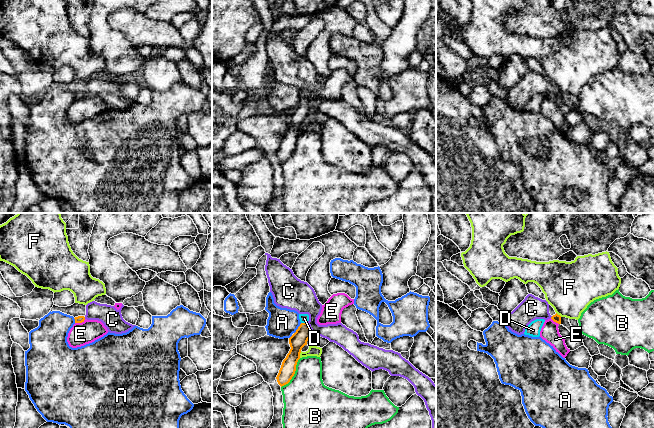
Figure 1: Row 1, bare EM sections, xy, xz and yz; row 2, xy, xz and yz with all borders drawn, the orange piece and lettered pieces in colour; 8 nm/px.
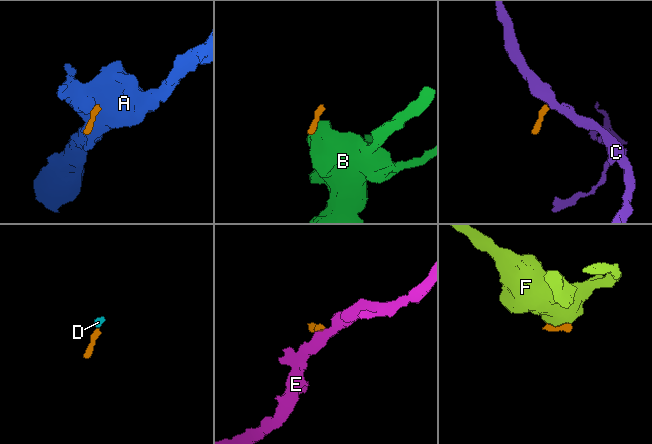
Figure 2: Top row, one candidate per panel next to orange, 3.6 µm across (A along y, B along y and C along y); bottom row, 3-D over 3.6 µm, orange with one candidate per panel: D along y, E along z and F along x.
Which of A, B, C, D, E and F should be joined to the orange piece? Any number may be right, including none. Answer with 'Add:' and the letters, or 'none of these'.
Add: D

